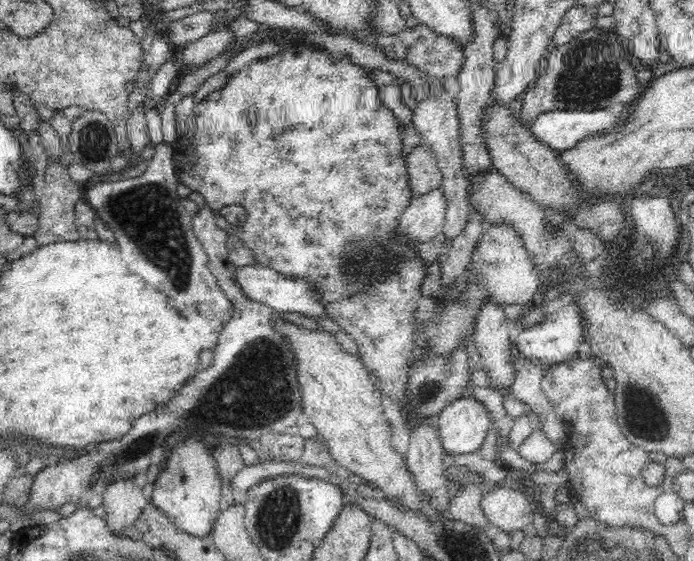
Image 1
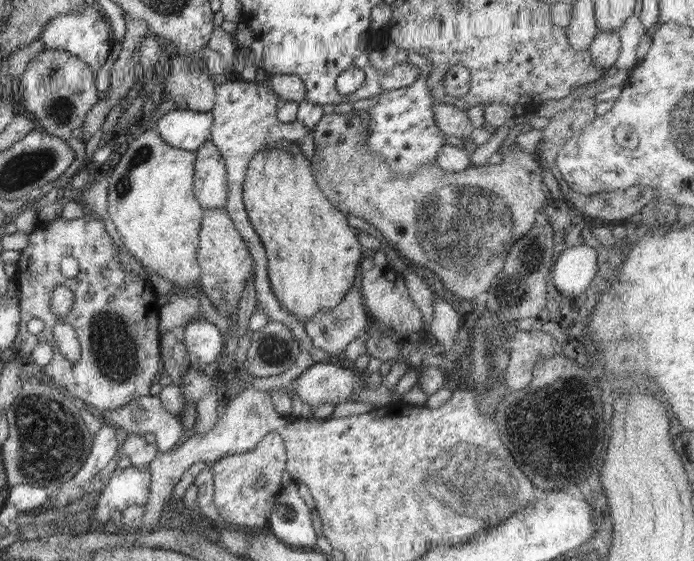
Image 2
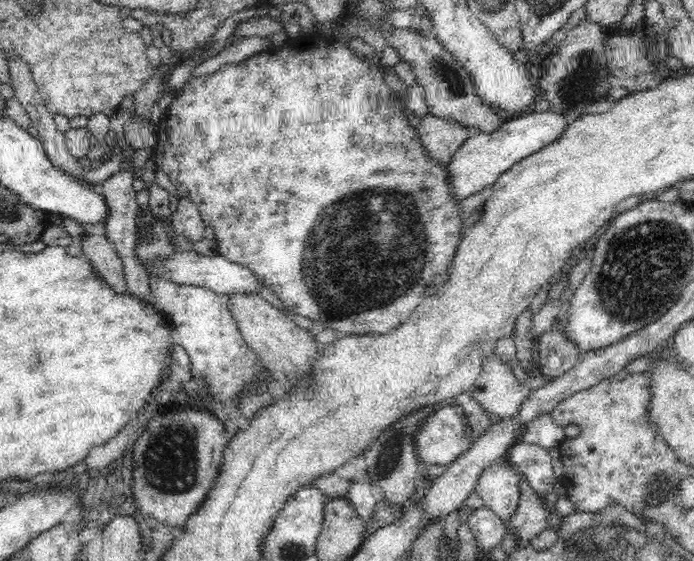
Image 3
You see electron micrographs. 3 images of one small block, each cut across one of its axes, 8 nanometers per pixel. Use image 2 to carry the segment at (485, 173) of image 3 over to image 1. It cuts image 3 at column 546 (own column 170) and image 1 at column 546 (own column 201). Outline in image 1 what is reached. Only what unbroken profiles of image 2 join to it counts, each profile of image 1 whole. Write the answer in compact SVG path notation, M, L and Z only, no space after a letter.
M605 108L600 110L554 110L539 114L530 124L531 135L542 144L553 148L556 151L563 151L572 148L589 134L605 133L612 131L625 119L625 112L621 116L613 116Z

